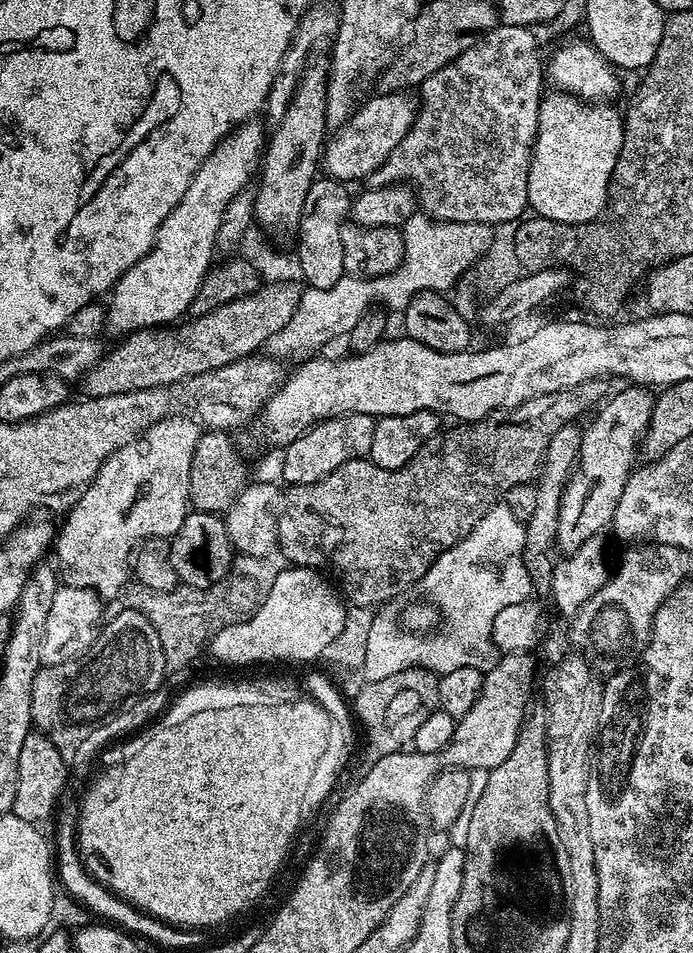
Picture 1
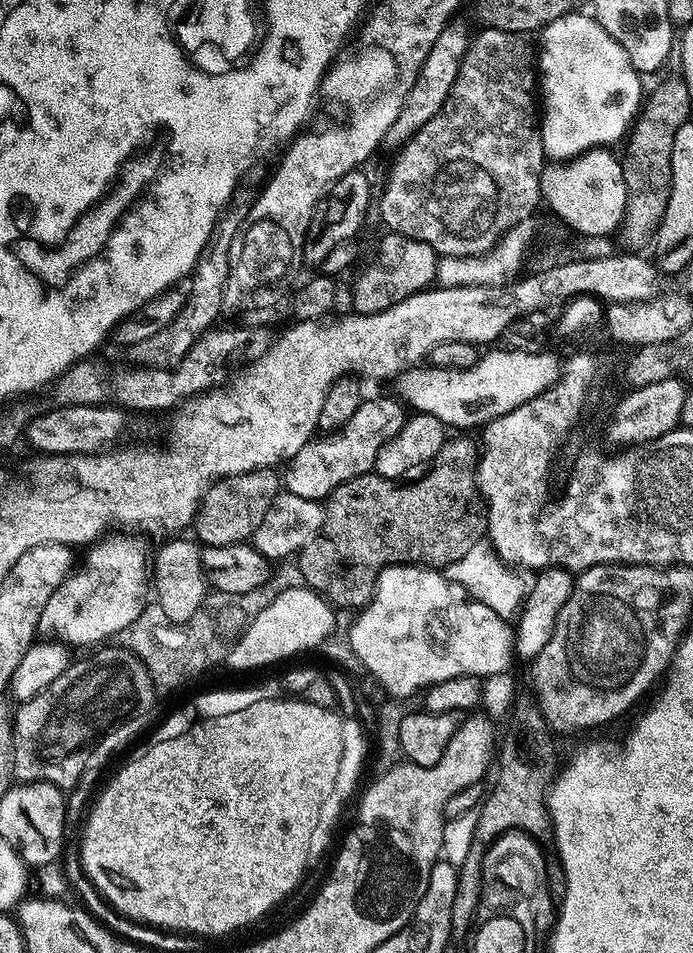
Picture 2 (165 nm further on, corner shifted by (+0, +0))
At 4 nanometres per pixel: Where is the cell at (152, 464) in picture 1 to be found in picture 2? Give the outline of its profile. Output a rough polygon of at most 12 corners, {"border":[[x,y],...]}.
{"border":[[105,534],[40,615],[39,631],[100,646],[150,596],[136,536]]}

